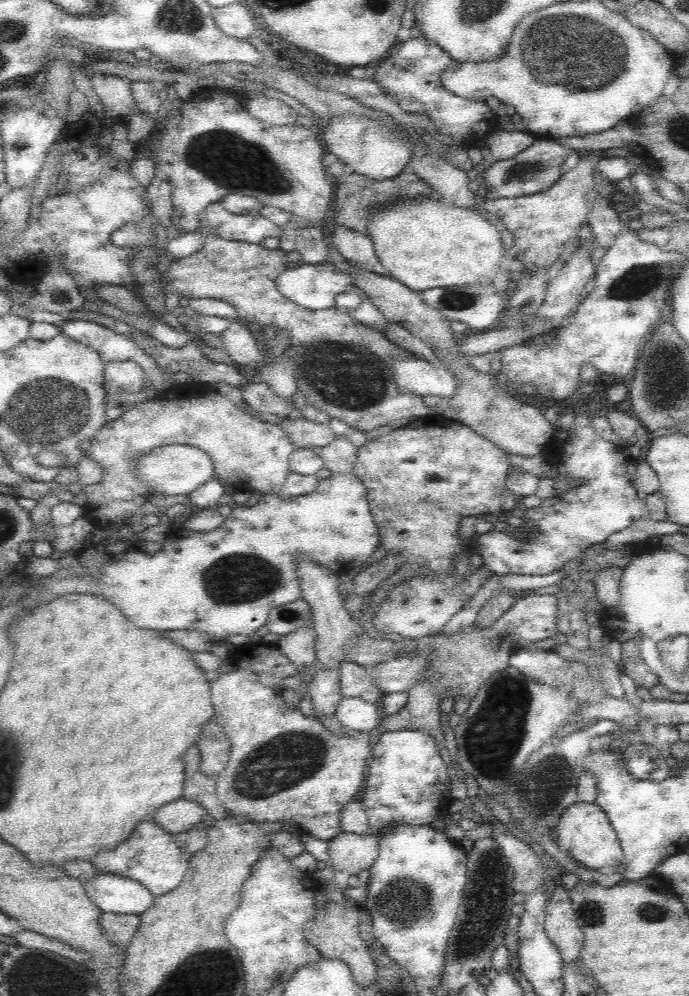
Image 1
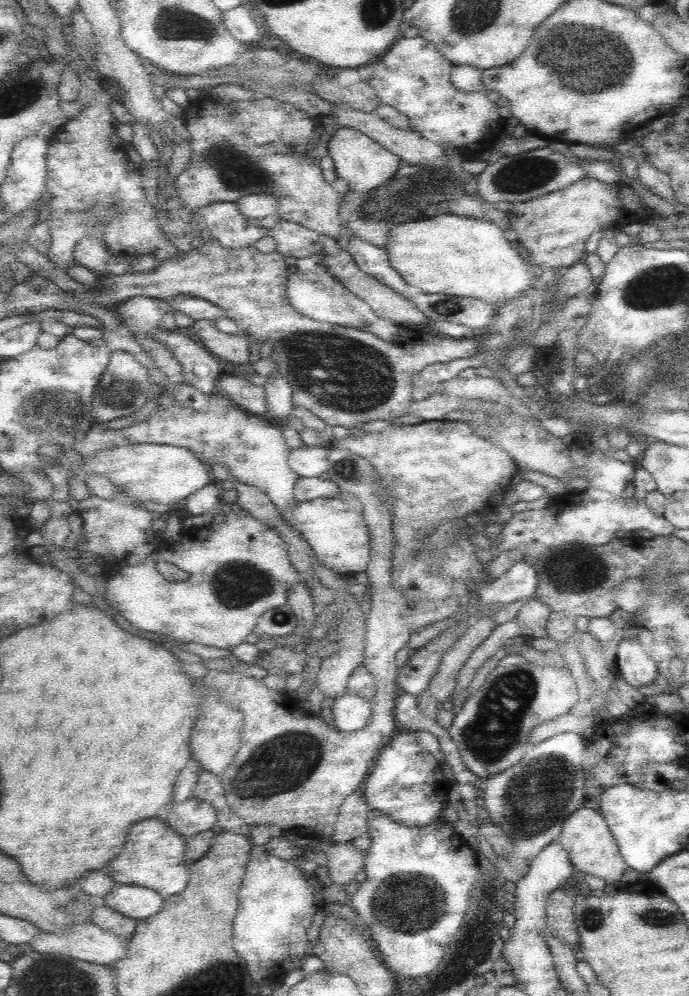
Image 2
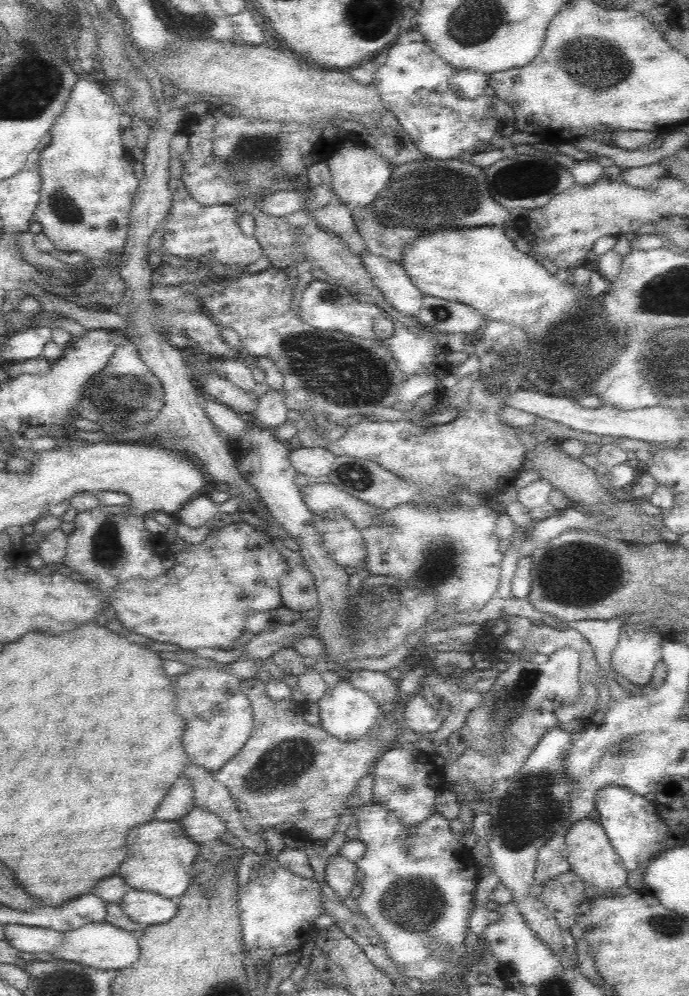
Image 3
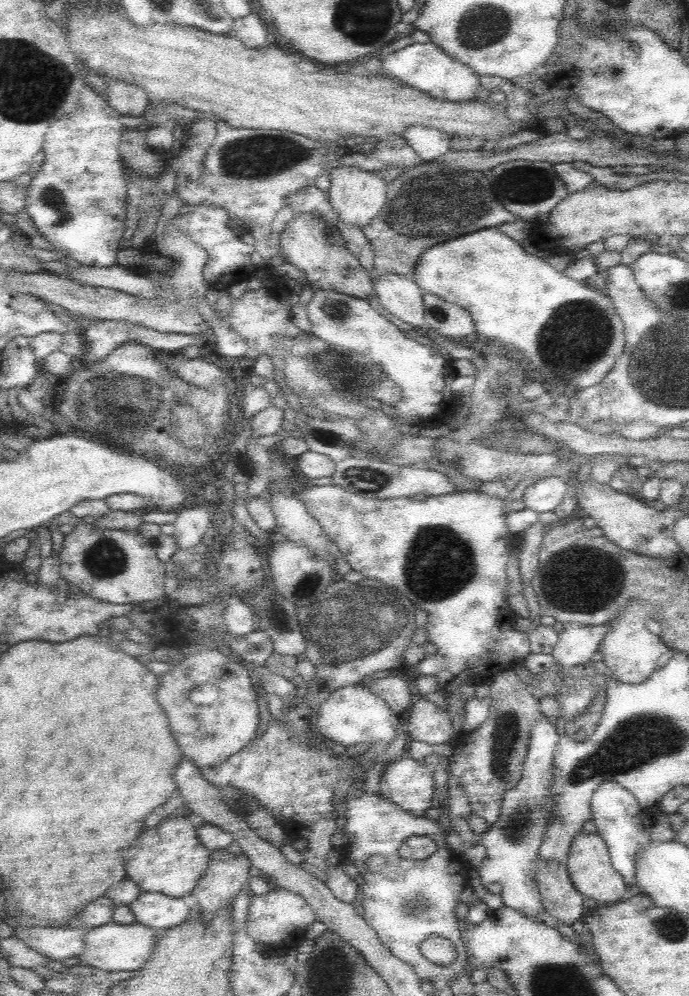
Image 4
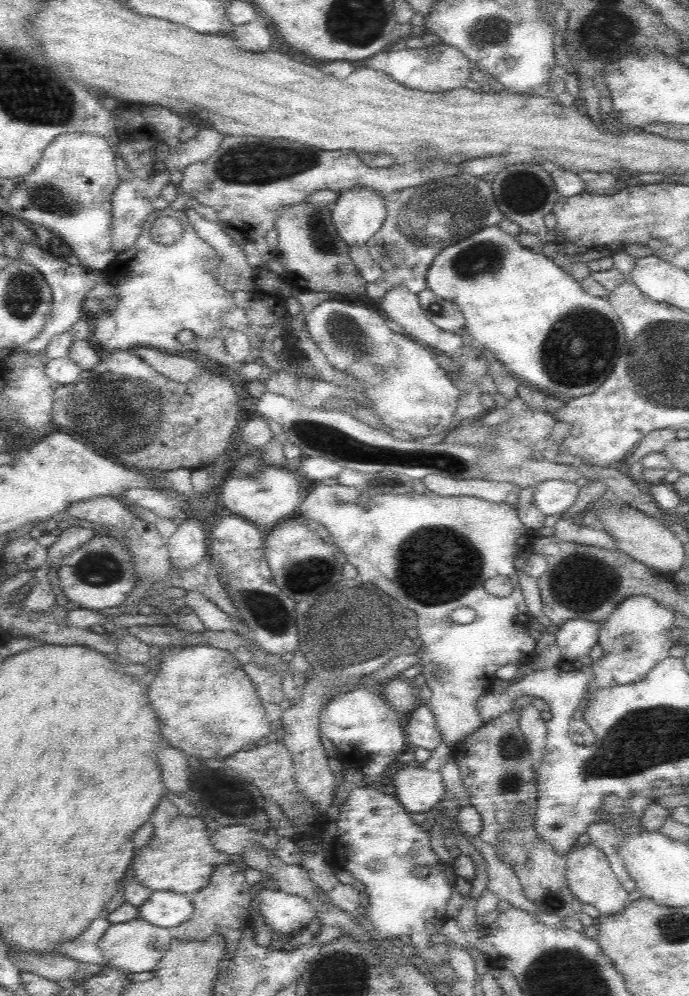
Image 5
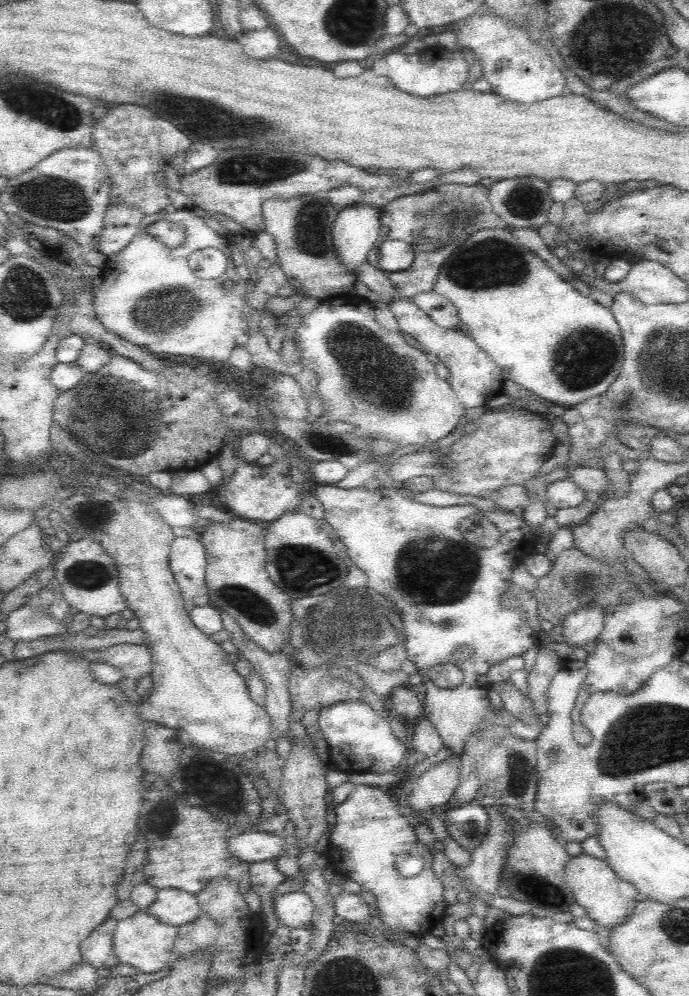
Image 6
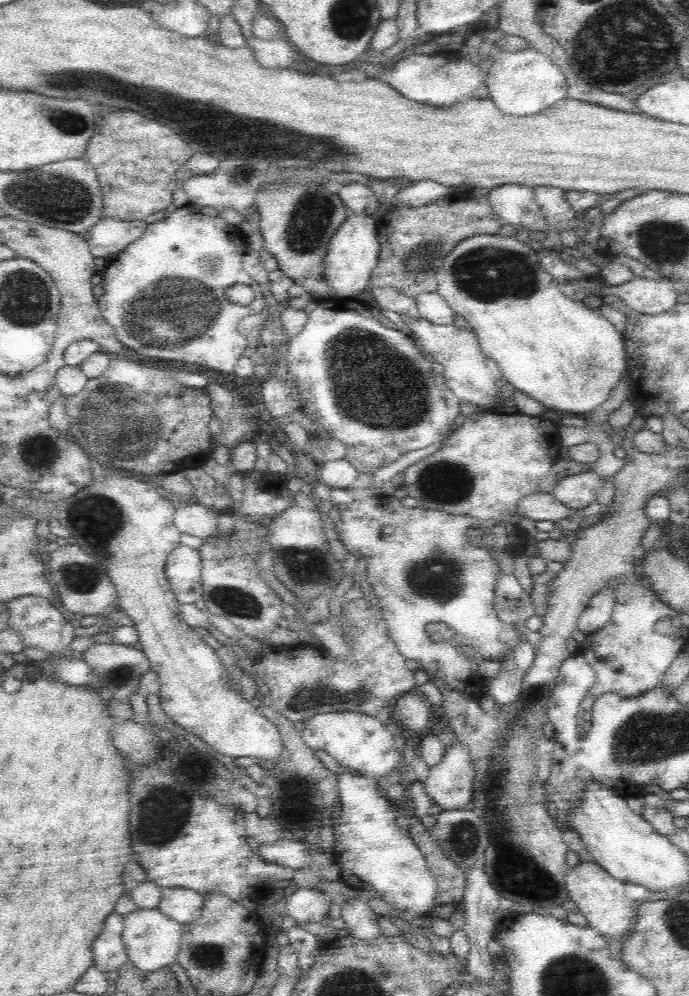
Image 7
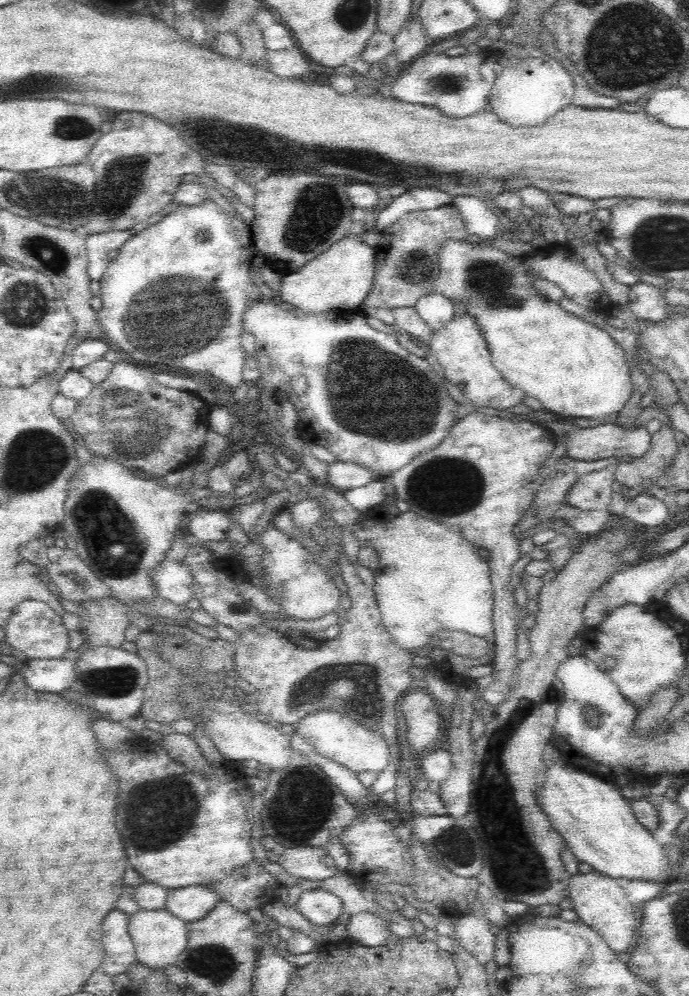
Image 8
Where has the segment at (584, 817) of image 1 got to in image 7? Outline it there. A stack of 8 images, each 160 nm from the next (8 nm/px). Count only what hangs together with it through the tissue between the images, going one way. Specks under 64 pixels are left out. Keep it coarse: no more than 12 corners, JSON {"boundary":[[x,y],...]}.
{"boundary":[[596,862],[565,876],[568,904],[622,939],[646,900]]}

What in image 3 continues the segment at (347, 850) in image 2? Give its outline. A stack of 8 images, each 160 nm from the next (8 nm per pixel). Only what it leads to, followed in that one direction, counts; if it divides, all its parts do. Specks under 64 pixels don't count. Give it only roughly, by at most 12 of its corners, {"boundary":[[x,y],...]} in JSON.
{"boundary":[[330,855],[327,891],[345,900],[357,884],[357,863]]}

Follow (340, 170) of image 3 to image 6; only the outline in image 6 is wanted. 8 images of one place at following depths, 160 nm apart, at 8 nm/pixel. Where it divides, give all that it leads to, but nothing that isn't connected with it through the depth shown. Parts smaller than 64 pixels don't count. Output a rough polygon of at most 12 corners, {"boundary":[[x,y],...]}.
{"boundary":[[346,207],[332,225],[345,269],[367,261],[380,231],[380,210]]}

